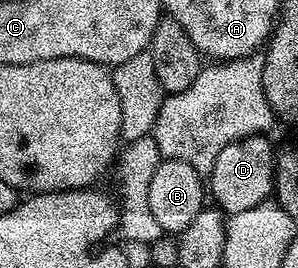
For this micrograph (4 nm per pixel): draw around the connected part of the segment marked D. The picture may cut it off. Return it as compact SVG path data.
M266 136L246 137L240 141L229 143L221 155L213 163L213 171L209 175L209 197L224 214L230 215L239 211L247 211L272 196L275 184L276 146L267 142Z

